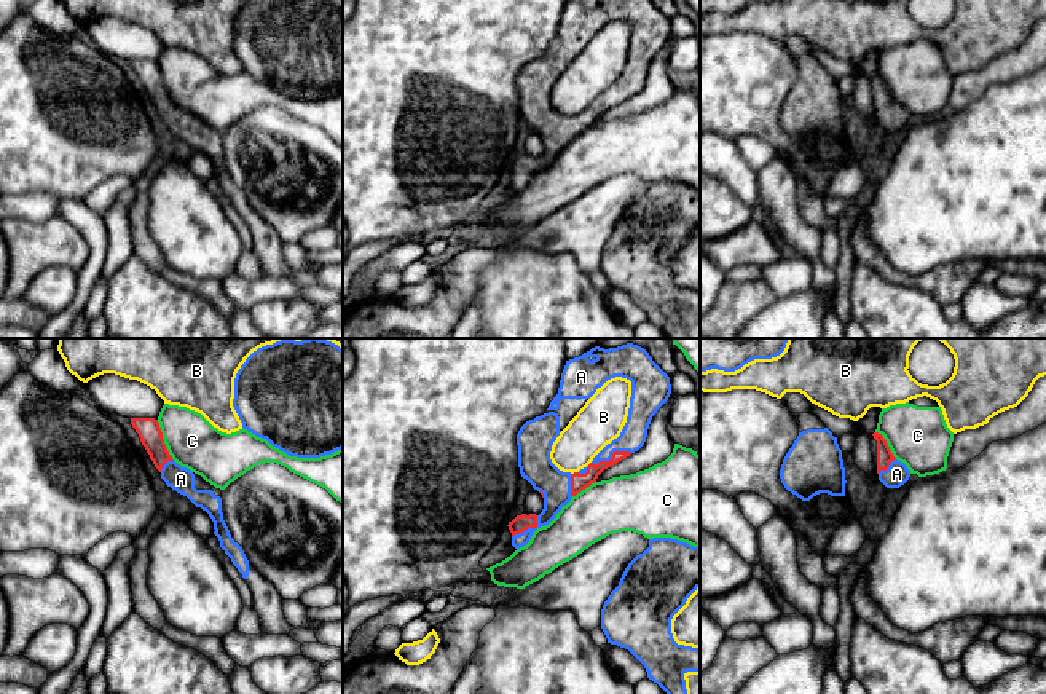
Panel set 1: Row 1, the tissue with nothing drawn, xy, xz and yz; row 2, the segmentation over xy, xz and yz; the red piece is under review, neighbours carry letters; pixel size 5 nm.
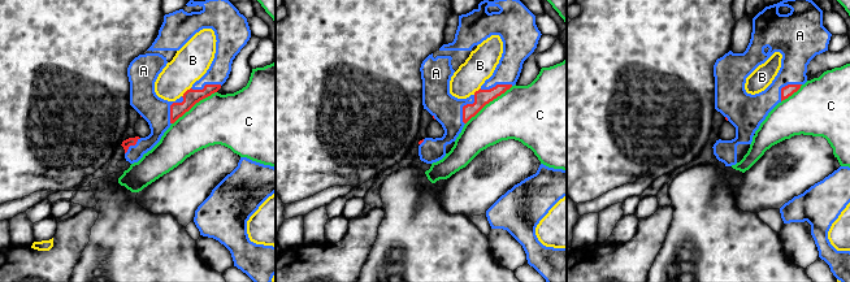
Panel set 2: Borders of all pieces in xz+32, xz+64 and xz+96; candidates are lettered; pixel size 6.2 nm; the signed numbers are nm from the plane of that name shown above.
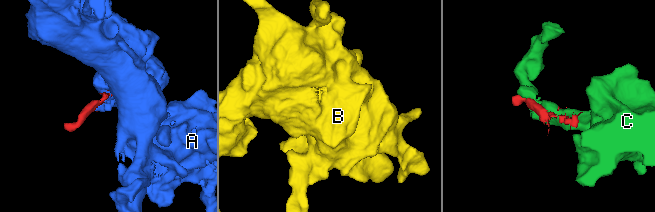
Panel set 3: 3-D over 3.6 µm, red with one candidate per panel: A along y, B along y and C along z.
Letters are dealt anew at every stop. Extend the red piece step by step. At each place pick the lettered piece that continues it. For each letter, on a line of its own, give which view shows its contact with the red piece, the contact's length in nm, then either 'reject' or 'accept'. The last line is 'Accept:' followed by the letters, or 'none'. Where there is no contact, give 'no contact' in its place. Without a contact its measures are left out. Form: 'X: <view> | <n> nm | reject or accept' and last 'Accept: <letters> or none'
A: xz | 200 nm | accept
B: xz | 40 nm | reject
C: xy | 220 nm | reject
Accept: A

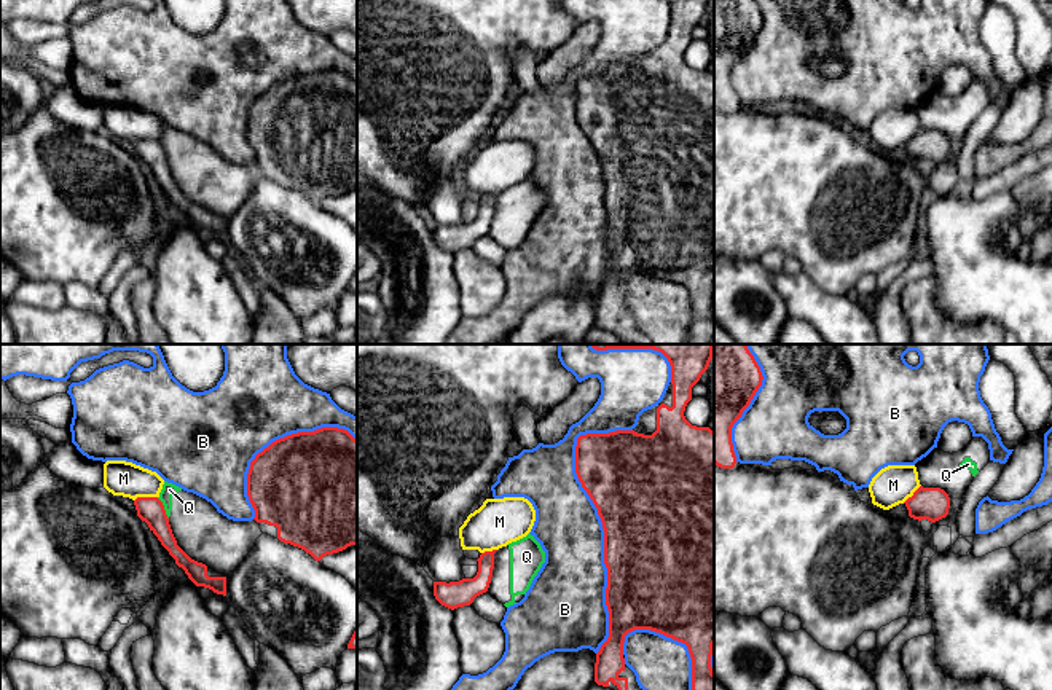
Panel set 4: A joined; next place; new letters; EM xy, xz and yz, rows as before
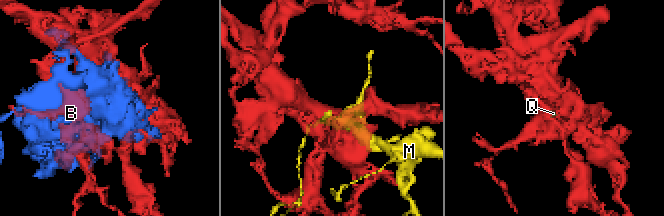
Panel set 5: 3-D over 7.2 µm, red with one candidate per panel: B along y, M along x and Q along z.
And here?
B: xz | 1150 nm | reject
M: xy | 120 nm | reject
Q: xy | 130 nm | reject
Accept: none

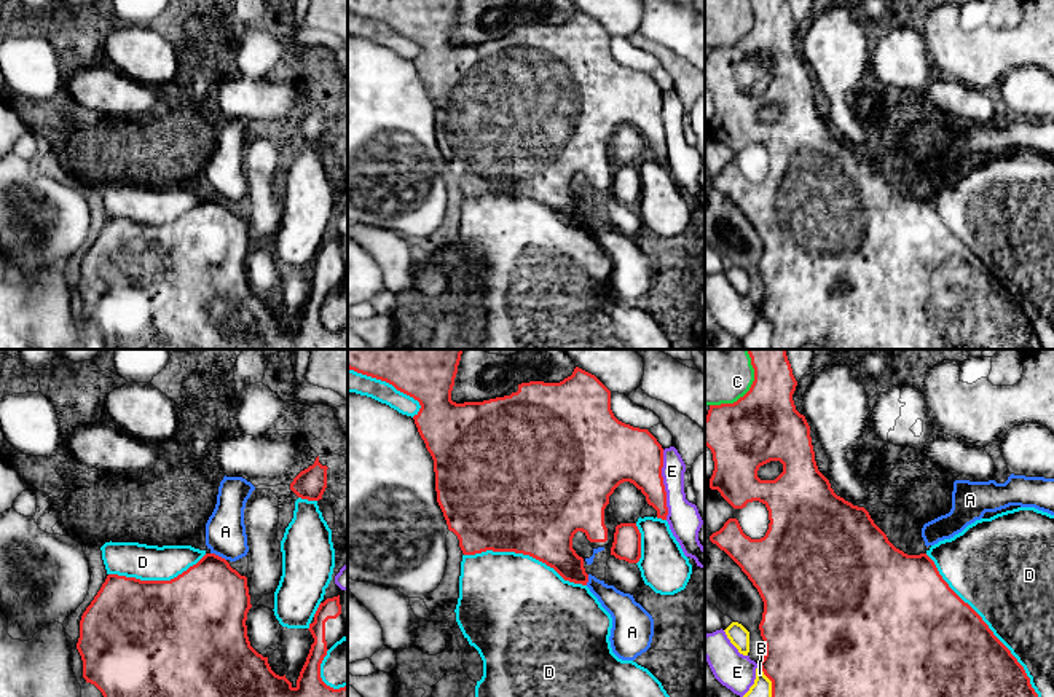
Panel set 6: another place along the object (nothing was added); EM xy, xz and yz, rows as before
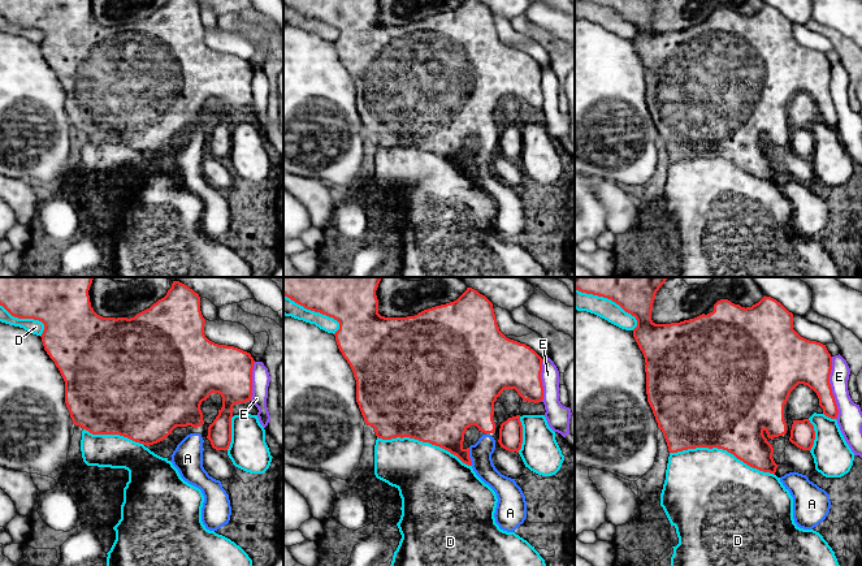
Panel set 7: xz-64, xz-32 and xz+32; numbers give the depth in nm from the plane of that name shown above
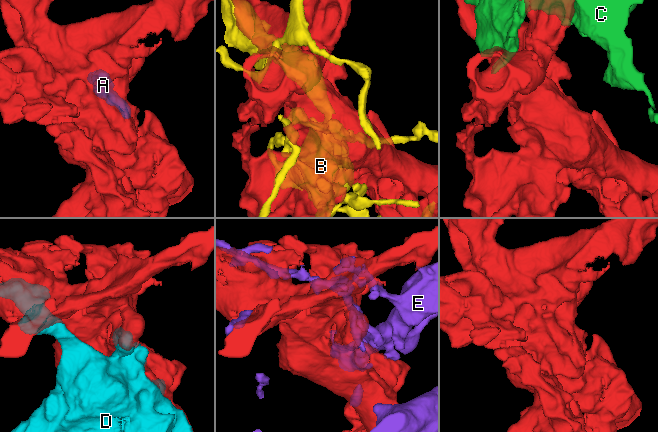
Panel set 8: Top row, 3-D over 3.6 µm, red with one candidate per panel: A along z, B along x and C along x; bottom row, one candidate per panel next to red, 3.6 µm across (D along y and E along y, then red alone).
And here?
A: xy | 90 nm | accept
B: yz | 220 nm | reject
C: yz | 320 nm | reject
D: yz | 950 nm | reject
E: xz | 360 nm | reject
Accept: A

